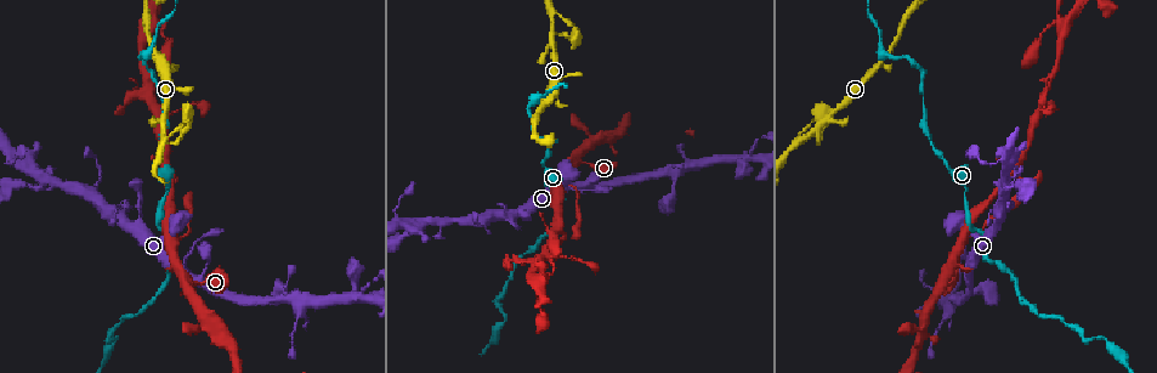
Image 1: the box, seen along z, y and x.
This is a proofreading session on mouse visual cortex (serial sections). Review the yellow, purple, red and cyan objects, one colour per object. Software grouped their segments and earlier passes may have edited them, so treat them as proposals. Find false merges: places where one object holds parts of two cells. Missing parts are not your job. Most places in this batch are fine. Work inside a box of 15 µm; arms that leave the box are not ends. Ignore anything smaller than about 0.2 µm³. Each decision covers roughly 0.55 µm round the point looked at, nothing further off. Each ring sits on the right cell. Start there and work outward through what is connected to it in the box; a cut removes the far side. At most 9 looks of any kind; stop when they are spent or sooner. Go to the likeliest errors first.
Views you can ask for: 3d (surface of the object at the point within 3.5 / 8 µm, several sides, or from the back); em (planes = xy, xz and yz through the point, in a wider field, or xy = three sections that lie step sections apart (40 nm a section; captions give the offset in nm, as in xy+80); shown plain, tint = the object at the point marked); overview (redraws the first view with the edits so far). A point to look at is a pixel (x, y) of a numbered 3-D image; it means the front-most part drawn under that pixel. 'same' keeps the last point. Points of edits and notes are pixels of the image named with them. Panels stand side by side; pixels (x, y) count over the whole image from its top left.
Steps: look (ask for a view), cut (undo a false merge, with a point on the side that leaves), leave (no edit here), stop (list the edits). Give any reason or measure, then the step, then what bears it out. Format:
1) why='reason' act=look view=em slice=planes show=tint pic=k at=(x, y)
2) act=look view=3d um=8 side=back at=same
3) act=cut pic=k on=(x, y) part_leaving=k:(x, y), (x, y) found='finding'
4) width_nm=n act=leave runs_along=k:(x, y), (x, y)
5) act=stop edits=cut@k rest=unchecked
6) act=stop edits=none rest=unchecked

why='arms part here' act=look view=3d um=3.5 pic=1 at=(1005, 183)

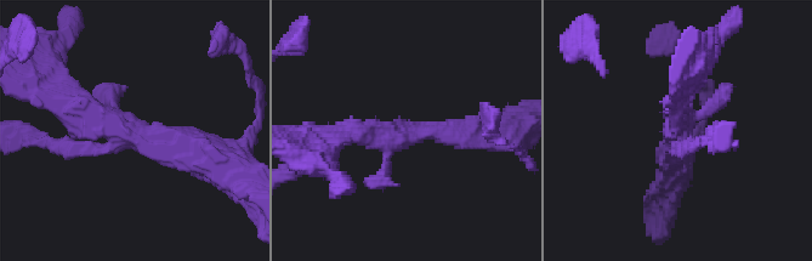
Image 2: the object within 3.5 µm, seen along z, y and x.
why='need the tissue' act=look view=em slice=planes show=tint pic=2 at=(680, 136)

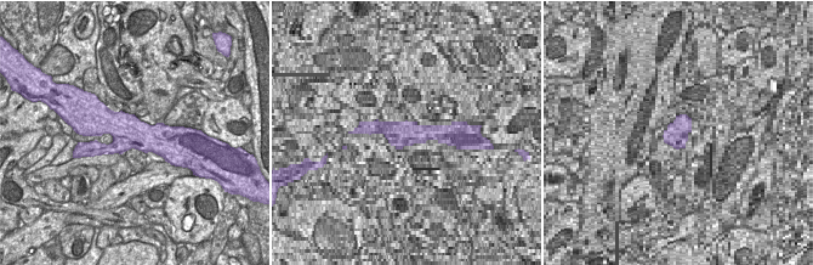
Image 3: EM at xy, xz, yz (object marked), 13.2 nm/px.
act=look view=em slice=xy step=5 show=tint at=same

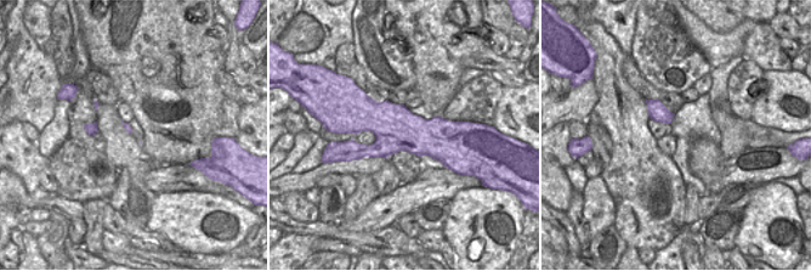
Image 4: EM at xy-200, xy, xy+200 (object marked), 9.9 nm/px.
act=leave runs_along=2:(205, 152), (138, 141), (56, 92) found='continuous, no second cell'

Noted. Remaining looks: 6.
why='narrows sharply' act=look view=3d um=8 pic=1 at=(538, 279)

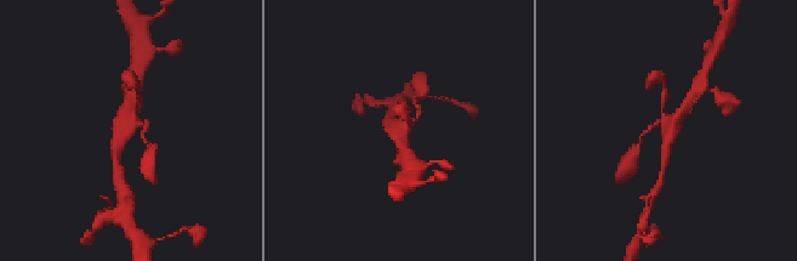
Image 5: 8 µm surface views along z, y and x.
act=look view=3d um=3.5 pic=5 at=(396, 130)

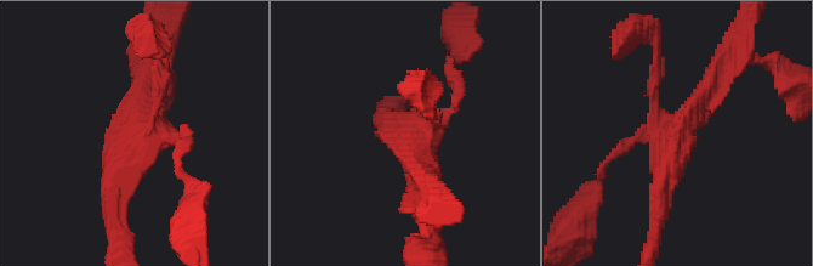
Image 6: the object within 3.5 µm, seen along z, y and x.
why='need the tissue' act=look view=em slice=xy step=3 show=tint pic=6 at=(412, 132)

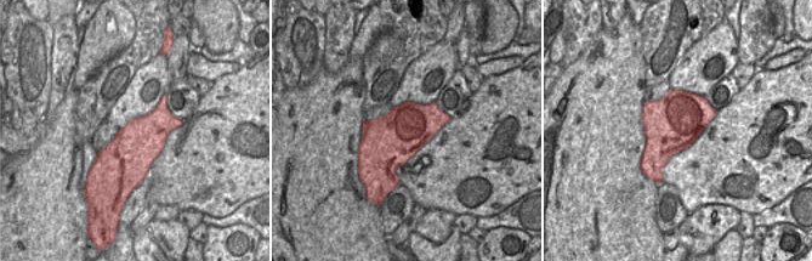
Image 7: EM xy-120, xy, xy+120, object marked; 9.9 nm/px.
width_nm=550 act=leave runs_along=6:(658, 213), (672, 142), (720, 75) found='continuous, no second cell'

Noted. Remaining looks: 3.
why='three arms meet' act=look view=3d um=3.5 pic=1 at=(552, 33)

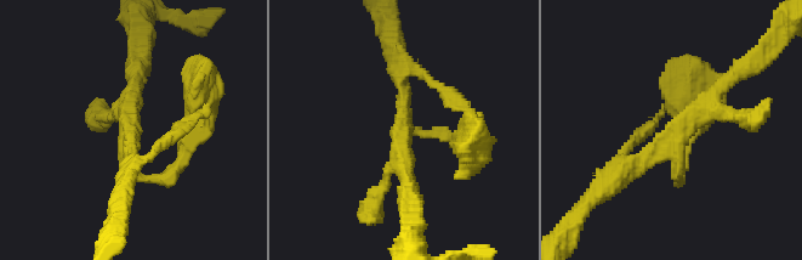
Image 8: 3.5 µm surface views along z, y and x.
arms=3 arm_widths_nm=150,200,200 act=look view=em slice=xy step=5 show=tint pic=8 at=(678, 124)

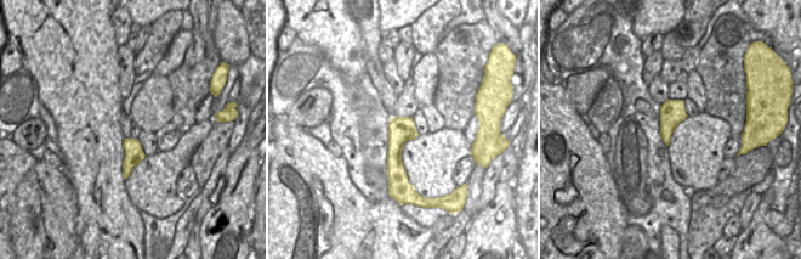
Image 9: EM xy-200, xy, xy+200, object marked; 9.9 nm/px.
act=leave runs_along=8:(737, 72), (678, 124), (681, 180) found='one cell here'

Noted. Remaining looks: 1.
act=stop edits=none rest=unchecked

